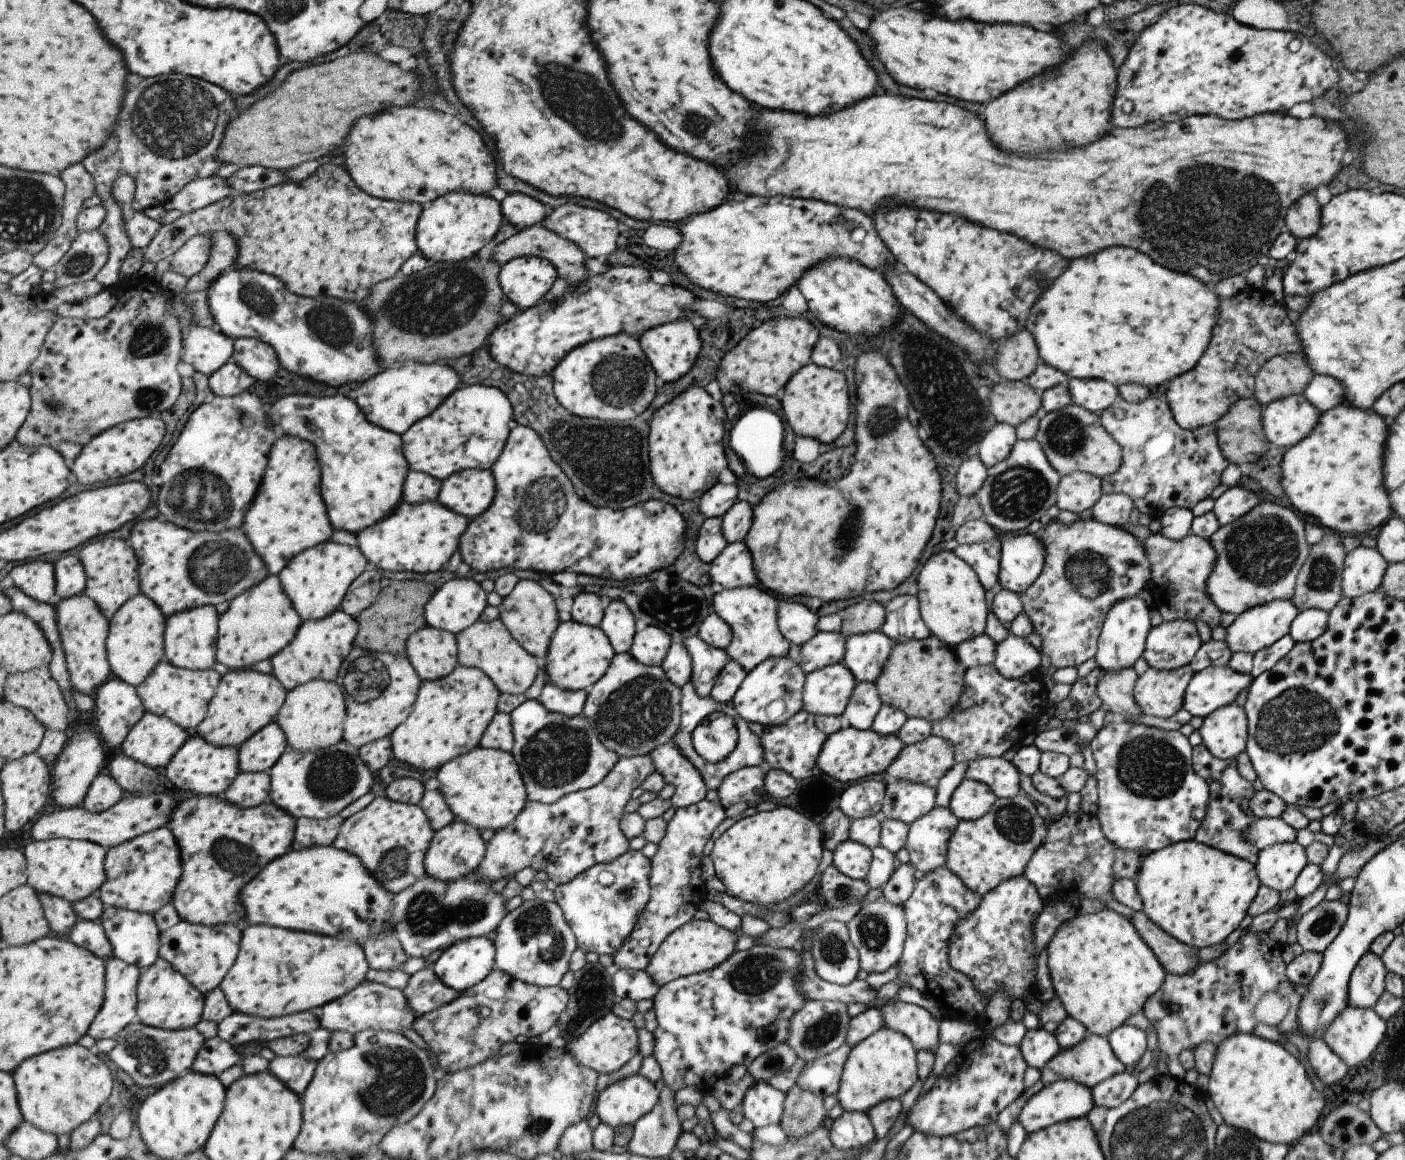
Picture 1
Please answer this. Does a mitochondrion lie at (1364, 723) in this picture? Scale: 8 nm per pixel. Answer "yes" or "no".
no

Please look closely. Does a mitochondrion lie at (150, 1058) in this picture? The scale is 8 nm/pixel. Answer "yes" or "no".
yes

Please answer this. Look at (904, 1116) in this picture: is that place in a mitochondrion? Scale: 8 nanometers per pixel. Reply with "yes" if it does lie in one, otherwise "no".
no

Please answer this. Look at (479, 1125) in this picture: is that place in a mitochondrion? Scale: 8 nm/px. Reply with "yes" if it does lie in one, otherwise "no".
no

